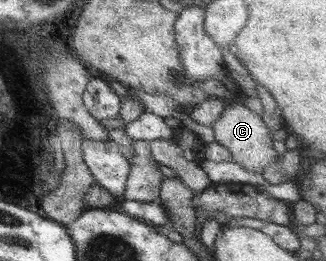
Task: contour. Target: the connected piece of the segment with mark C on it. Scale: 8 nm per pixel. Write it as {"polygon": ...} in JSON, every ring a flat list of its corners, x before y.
{"polygon":[[243,103,228,105,216,122,211,124,214,129,215,141,225,146,234,158,233,162,245,168,248,172,259,172,262,174,276,162,277,152,272,147,274,142,270,137,270,129,266,127,261,116,250,111]]}

